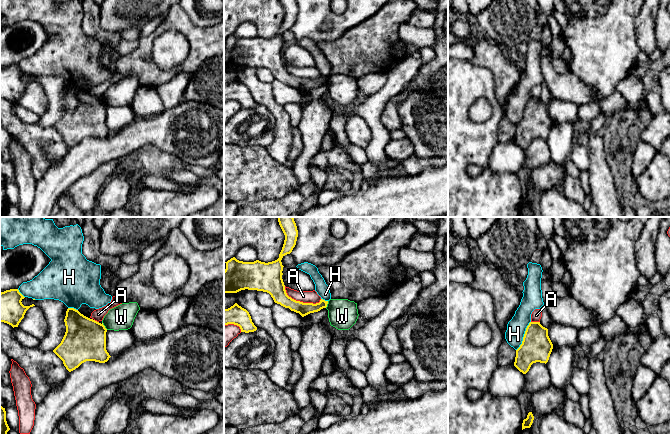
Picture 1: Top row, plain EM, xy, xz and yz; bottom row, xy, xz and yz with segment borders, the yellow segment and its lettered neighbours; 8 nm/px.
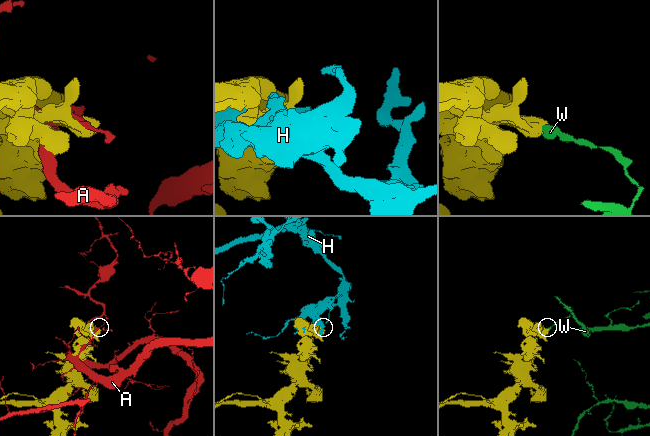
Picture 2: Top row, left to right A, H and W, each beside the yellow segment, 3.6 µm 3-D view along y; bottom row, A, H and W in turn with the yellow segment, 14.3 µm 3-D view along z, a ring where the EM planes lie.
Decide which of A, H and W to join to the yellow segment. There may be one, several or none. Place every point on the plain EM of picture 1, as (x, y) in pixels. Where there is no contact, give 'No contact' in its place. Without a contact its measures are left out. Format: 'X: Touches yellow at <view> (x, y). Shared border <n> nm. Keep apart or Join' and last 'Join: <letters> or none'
A: Touches yellow at xz (299, 77). Shared border 320 nm. Keep apart
H: Touches yellow at yz (524, 112). Shared border 260 nm. Keep apart
W: Touches yellow at xy (104, 102). Shared border 80 nm. Keep apart
Join: none

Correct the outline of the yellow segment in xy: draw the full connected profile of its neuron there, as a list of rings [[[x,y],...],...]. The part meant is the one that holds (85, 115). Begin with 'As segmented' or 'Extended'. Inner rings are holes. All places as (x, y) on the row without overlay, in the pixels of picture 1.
As segmented. [[[68,84],[64,95],[66,108],[53,128],[71,148],[86,137],[105,139],[111,133],[106,126],[107,105],[74,84]]]

